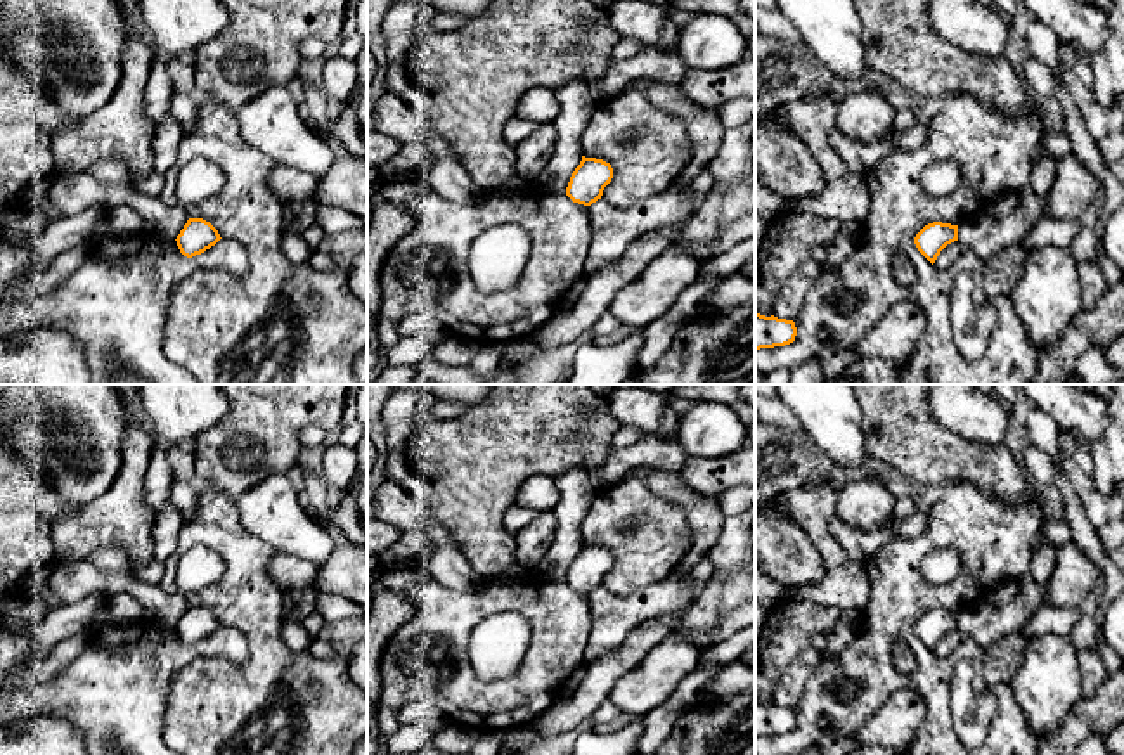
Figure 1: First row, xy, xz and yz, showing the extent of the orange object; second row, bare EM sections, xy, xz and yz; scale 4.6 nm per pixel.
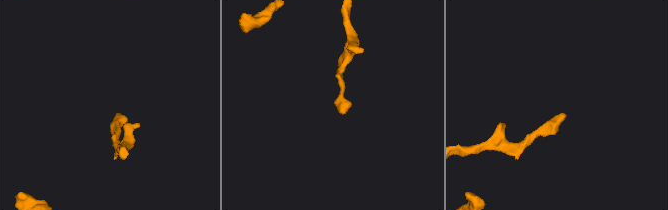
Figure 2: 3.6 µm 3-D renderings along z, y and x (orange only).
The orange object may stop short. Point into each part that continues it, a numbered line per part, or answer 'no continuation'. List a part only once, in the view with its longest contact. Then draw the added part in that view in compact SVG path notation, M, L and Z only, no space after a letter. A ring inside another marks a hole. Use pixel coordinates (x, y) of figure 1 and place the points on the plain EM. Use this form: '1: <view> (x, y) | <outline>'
no continuation

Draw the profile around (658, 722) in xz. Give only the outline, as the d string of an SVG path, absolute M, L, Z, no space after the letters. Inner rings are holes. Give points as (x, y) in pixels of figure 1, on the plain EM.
M700 665L686 675L675 691L656 708L643 717L644 729L637 741L639 755L653 755L658 746L669 738L675 720L696 705L705 687L726 668L727 665Z

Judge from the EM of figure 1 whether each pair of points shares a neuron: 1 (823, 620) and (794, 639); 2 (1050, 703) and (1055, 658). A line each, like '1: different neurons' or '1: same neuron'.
1: same neuron
2: same neuron

